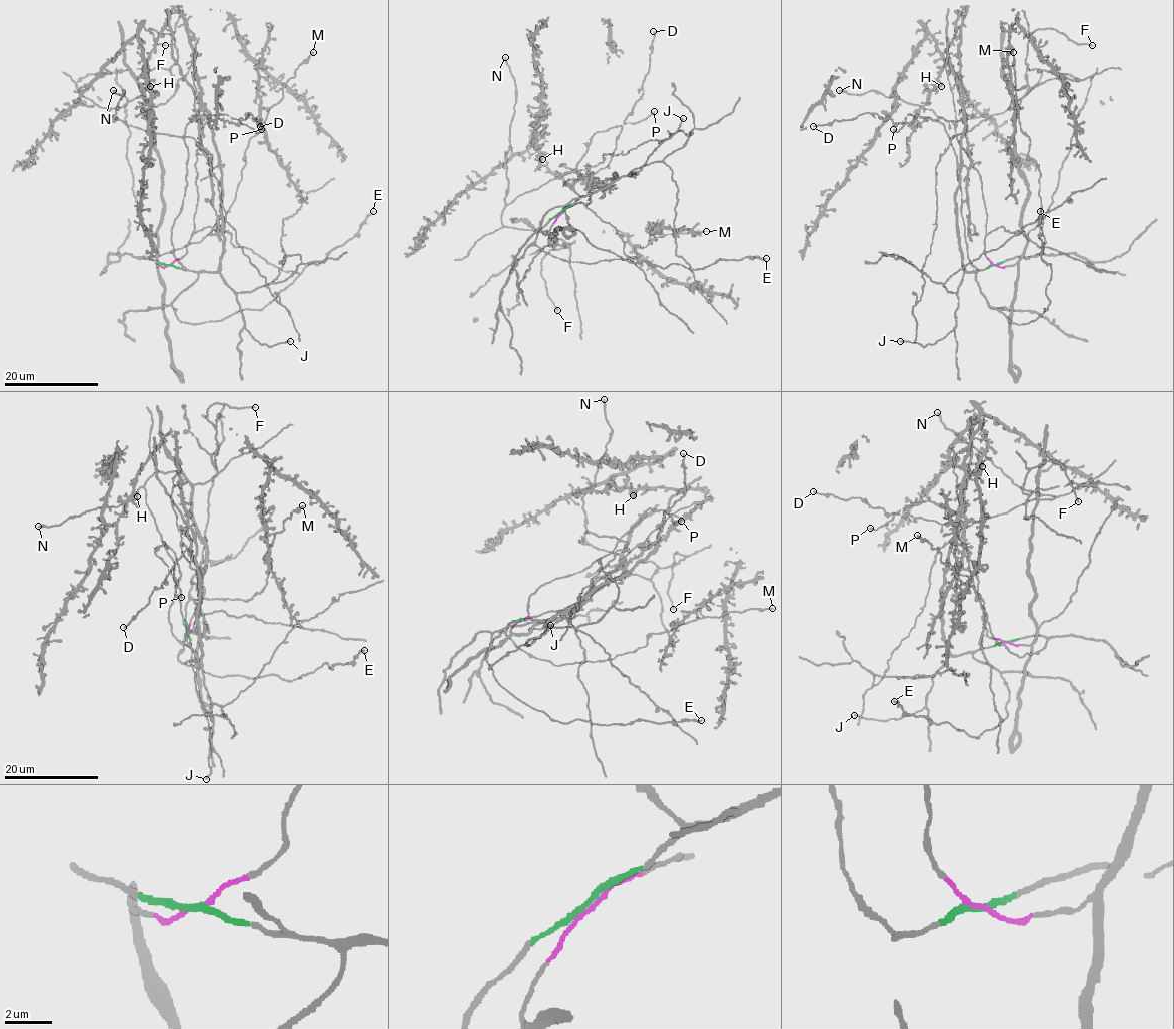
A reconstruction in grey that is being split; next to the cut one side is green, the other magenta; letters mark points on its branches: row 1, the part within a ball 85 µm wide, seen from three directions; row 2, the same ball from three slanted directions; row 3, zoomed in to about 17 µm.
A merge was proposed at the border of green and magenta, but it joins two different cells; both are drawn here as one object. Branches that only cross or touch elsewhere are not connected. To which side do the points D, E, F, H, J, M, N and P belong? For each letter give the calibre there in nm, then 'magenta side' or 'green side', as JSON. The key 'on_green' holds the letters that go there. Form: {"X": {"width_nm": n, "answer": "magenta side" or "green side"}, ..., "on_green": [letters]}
{"D": {"width_nm": 190, "answer": "magenta side"}, "E": {"width_nm": 200, "answer": "green side"}, "F": {"width_nm": 180, "answer": "magenta side"}, "H": {"width_nm": 220, "answer": "magenta side"}, "J": {"width_nm": 160, "answer": "green side"}, "M": {"width_nm": 190, "answer": "green side"}, "N": {"width_nm": 240, "answer": "magenta side"}, "P": {"width_nm": 200, "answer": "green side"}, "on_green": ["E", "J", "M", "P"]}

